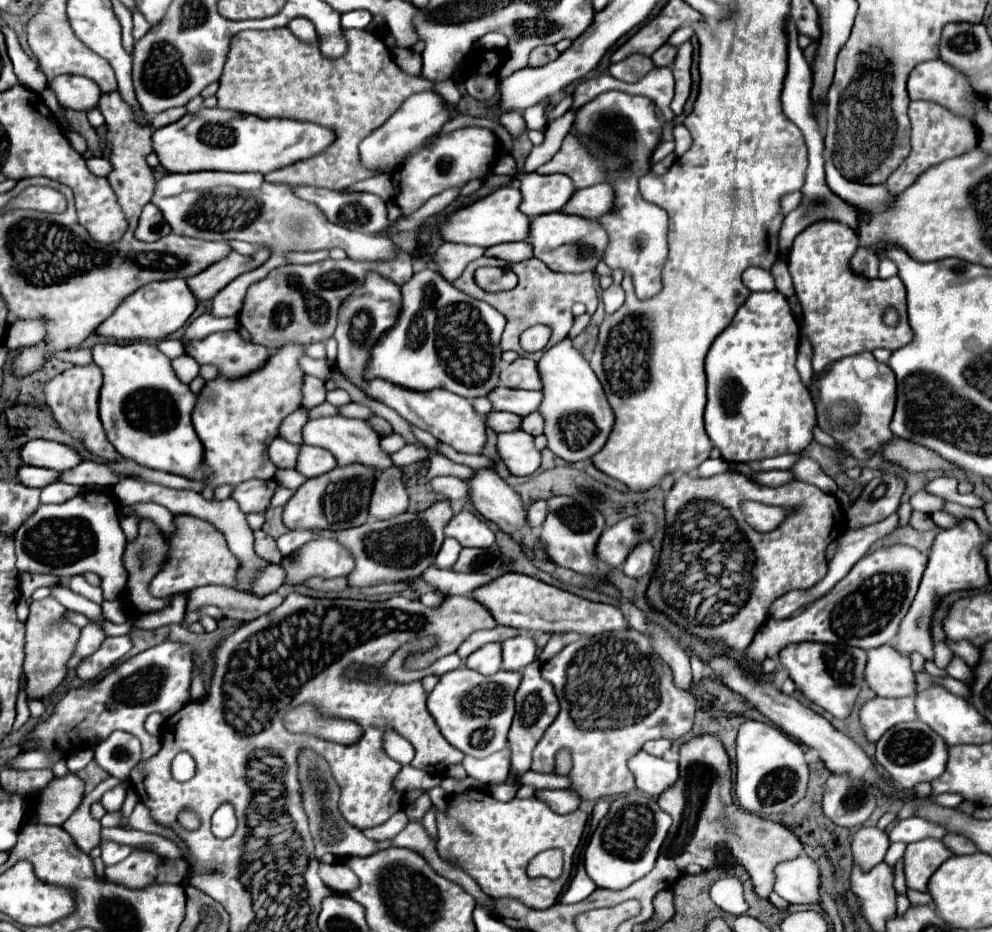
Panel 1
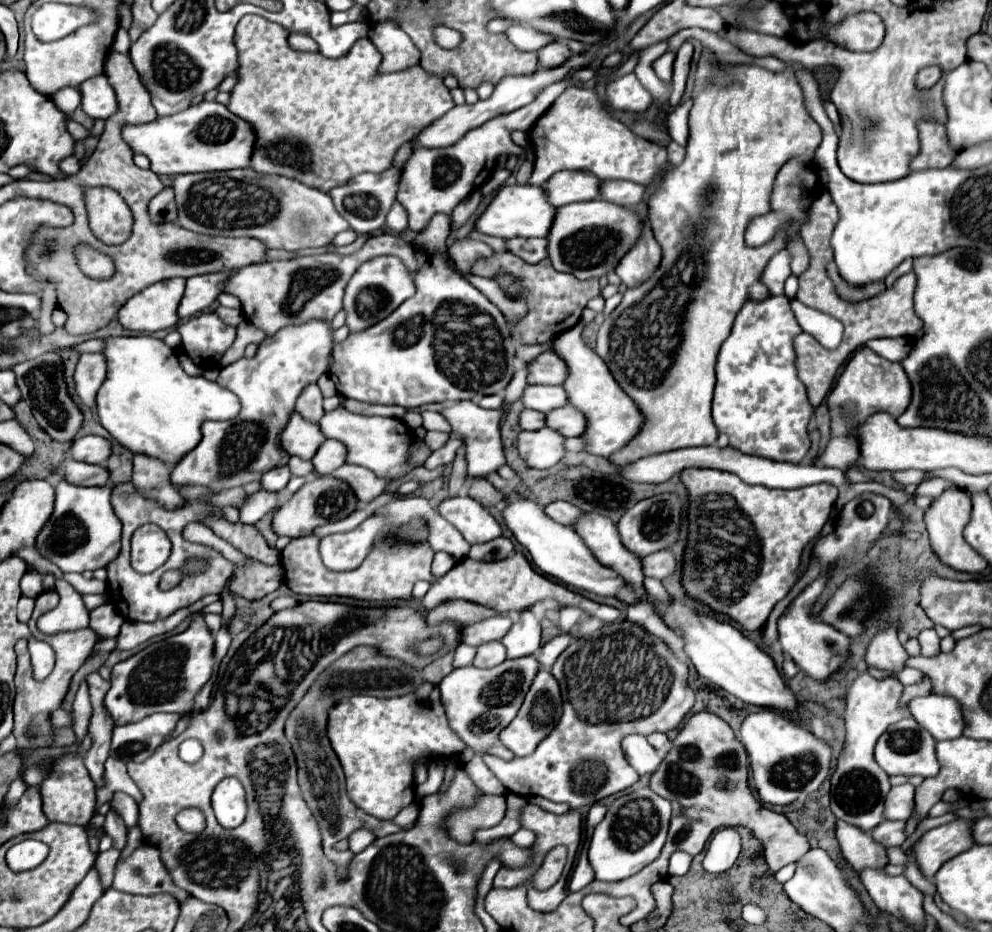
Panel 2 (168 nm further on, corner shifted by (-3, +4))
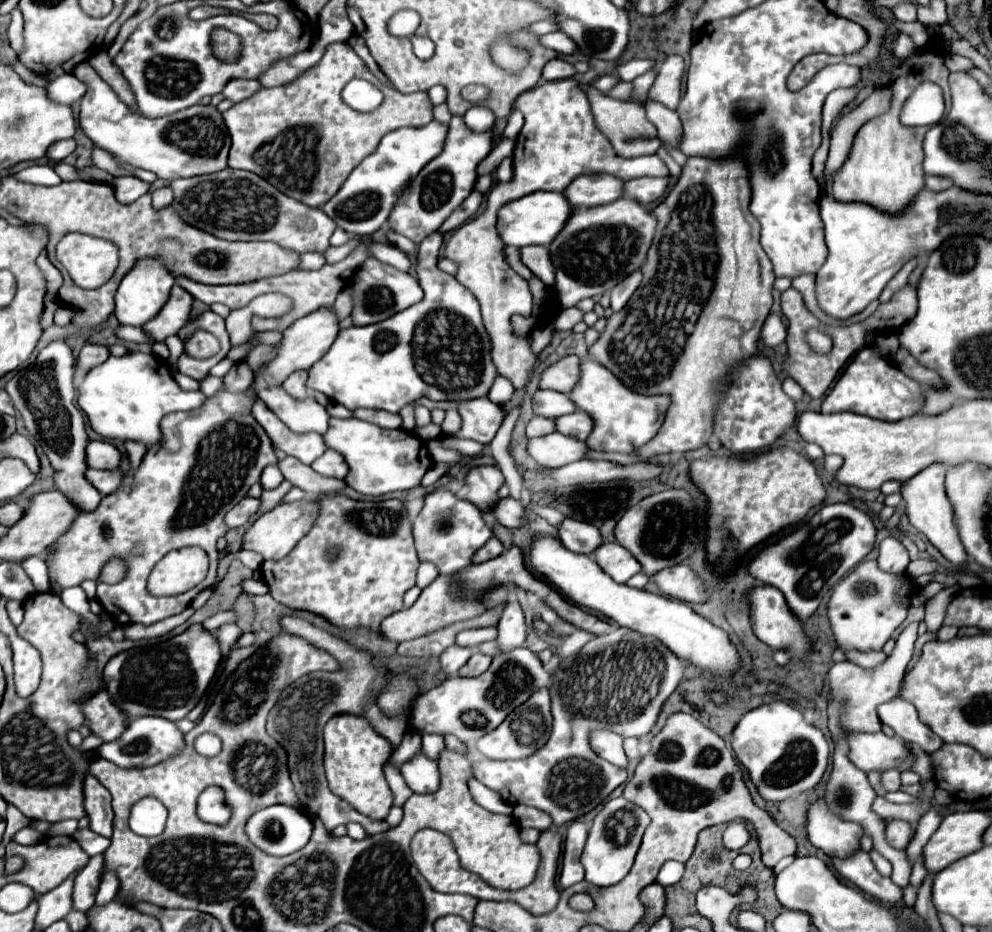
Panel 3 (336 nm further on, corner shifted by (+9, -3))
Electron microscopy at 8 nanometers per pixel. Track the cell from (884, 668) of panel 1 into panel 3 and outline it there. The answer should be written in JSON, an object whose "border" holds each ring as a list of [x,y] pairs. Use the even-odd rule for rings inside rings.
{"border":[[[876,561],[858,563],[856,569],[834,587],[828,601],[828,619],[838,645],[844,649],[880,651],[890,635],[898,629],[898,625],[902,625],[906,619],[908,607],[898,605],[896,601],[896,591],[906,583],[908,575],[886,573],[878,567]]]}

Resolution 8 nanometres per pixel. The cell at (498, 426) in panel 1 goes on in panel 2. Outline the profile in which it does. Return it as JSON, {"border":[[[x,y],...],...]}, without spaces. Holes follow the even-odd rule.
{"border":[[[522,410],[518,416],[518,424],[522,430],[544,428],[544,414],[536,412],[536,410]]]}

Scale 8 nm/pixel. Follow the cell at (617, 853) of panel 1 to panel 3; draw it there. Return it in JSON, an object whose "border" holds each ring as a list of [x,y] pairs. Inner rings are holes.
{"border":[[[624,797],[610,799],[602,807],[602,811],[594,817],[594,825],[590,829],[590,835],[588,835],[584,853],[582,853],[586,881],[590,881],[592,885],[598,885],[598,887],[608,887],[608,885],[622,881],[634,863],[636,851],[640,847],[640,839],[642,839],[648,823],[650,823],[650,817],[640,807],[634,807]]]}

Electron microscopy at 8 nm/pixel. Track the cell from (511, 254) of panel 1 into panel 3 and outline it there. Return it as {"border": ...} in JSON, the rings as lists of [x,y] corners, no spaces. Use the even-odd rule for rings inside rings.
{"border":[[[532,245],[522,249],[522,261],[528,265],[530,271],[534,271],[536,277],[540,277],[548,287],[554,285],[554,265],[550,261],[550,251],[548,247],[542,245]]]}

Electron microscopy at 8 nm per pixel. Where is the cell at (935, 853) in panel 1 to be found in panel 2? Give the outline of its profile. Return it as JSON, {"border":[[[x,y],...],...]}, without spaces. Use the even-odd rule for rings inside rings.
{"border":[[[954,820],[950,824],[928,830],[912,848],[912,856],[920,868],[920,872],[930,880],[938,872],[938,868],[968,850],[974,842],[970,840],[970,824],[968,820]]]}

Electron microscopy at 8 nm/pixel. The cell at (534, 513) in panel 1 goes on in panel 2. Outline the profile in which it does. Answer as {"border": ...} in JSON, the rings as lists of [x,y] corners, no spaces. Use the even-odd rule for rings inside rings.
{"border":[[[556,500],[556,502],[550,502],[546,508],[544,508],[544,514],[550,516],[554,522],[558,524],[564,524],[564,526],[570,526],[574,522],[574,516],[578,516],[578,508],[570,502],[562,502],[562,500]]]}

